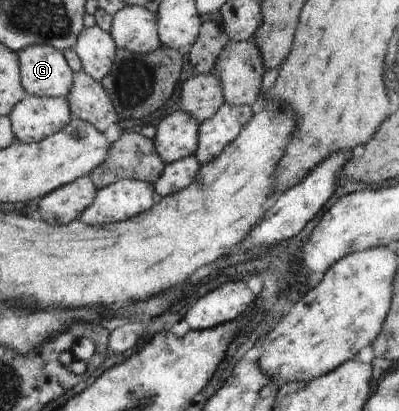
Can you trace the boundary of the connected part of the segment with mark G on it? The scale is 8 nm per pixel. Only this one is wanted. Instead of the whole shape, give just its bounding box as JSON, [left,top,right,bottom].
[17,45,74,97]

